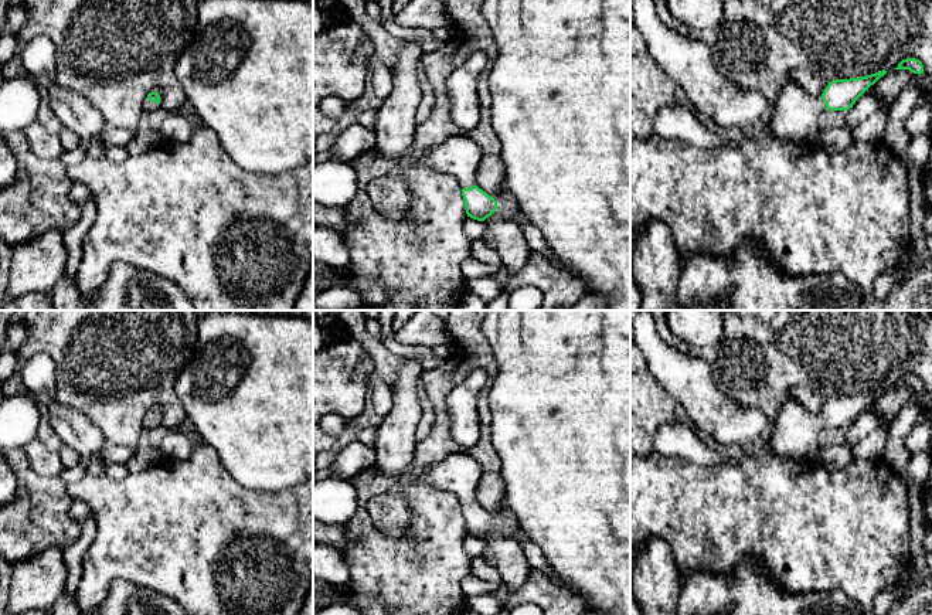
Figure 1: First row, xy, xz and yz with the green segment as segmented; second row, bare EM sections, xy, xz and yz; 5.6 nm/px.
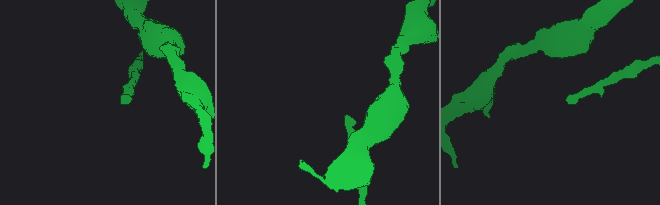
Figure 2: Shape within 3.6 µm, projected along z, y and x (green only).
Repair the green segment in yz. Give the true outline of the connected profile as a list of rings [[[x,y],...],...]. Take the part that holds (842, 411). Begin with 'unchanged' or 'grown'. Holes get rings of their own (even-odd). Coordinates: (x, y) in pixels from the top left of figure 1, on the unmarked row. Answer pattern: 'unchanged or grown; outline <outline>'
grown; outline [[[882,387],[867,394],[831,398],[820,415],[812,415],[799,401],[786,398],[766,452],[806,462],[817,461],[819,434],[826,428],[848,428],[885,391]]]

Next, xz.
grown; outline [[[450,453],[419,476],[407,476],[405,483],[425,483],[453,493],[462,503],[467,534],[484,538],[497,527],[497,519],[476,503],[476,487],[482,478],[480,463],[466,453]]]

